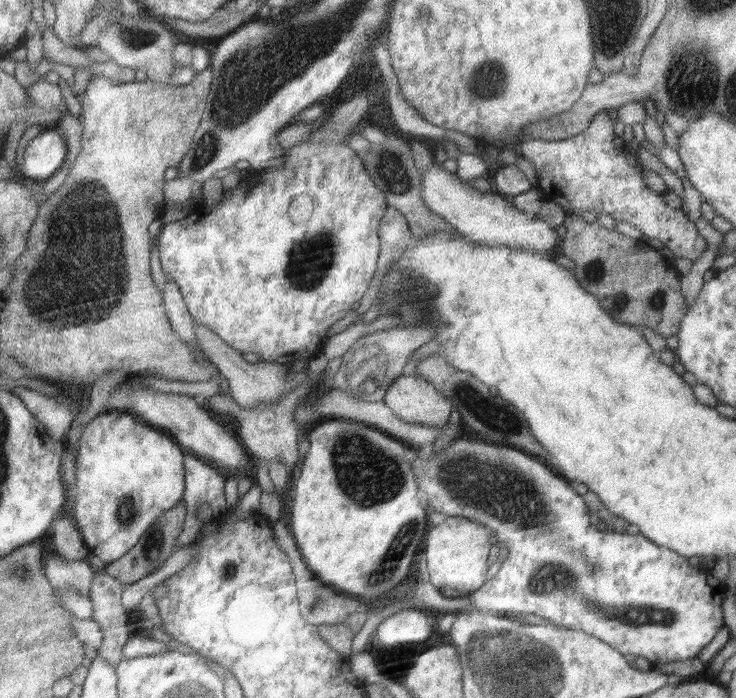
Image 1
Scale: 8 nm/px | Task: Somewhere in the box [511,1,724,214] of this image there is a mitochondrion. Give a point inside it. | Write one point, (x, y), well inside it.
(692, 83)

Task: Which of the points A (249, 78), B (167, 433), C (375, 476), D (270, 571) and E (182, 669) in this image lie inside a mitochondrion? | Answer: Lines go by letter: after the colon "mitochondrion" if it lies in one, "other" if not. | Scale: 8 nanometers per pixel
A: mitochondrion
B: other
C: mitochondrion
D: other
E: other

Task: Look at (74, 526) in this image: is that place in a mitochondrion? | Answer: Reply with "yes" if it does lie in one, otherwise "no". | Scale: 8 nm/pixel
no

